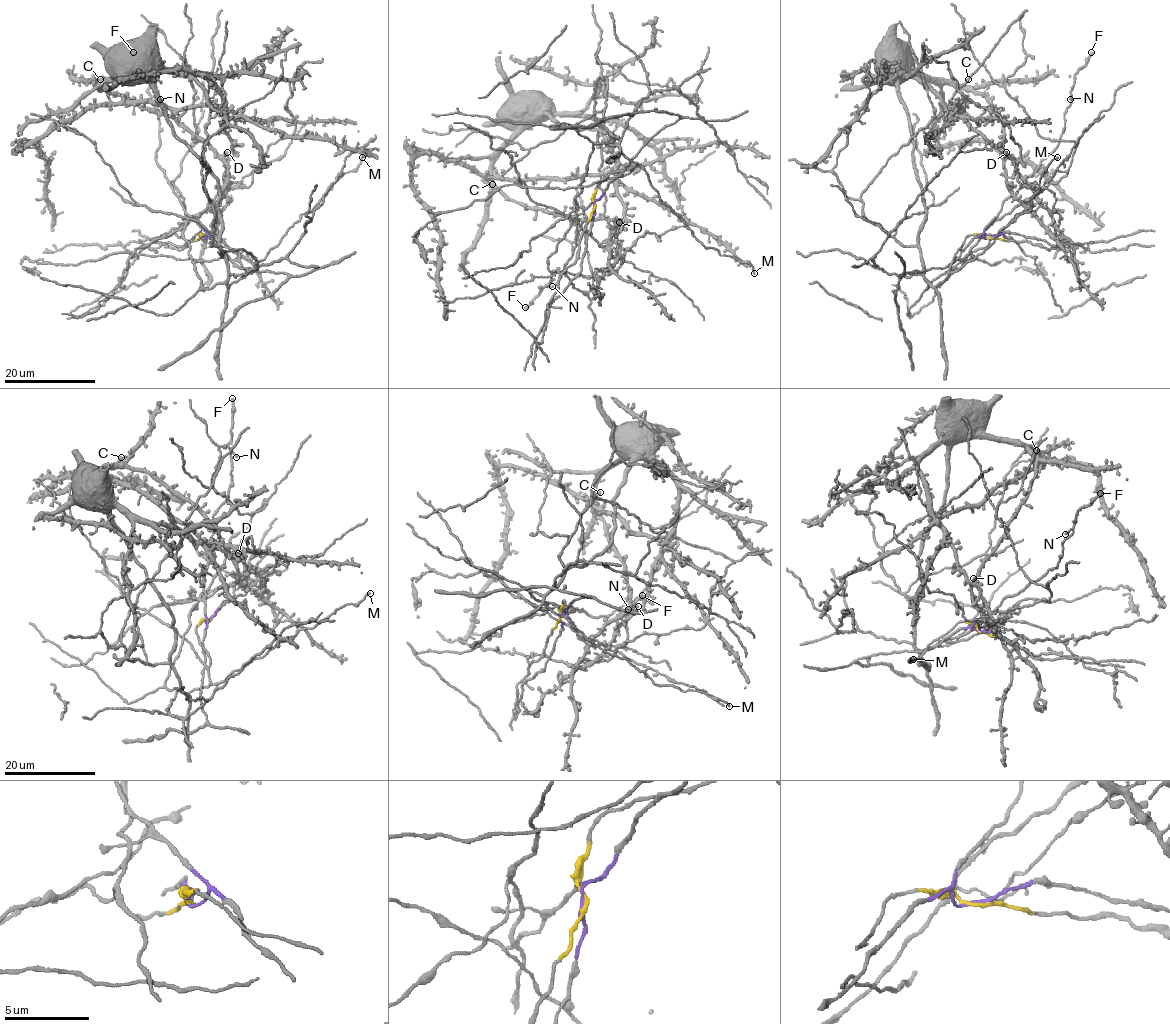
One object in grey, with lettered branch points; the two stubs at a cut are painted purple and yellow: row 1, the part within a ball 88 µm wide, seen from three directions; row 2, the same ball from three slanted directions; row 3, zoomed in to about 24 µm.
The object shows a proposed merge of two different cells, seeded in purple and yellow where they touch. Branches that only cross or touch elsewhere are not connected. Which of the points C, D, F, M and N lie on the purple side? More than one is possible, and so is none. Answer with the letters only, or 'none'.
F, N

